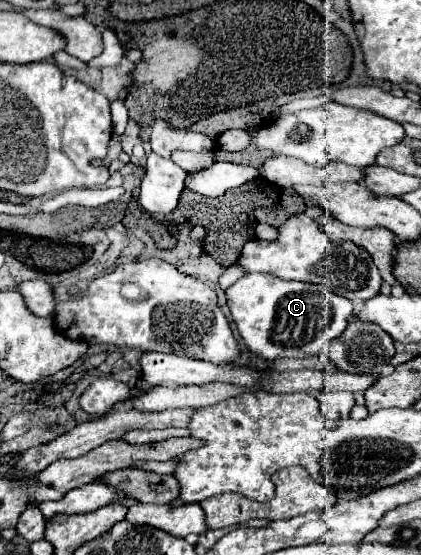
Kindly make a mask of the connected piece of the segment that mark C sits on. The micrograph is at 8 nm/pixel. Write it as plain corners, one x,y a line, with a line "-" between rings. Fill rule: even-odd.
251,272
239,278
225,294
247,350
269,362
319,354
331,340
343,334
353,316
353,302
329,292
323,284
281,280
265,272

